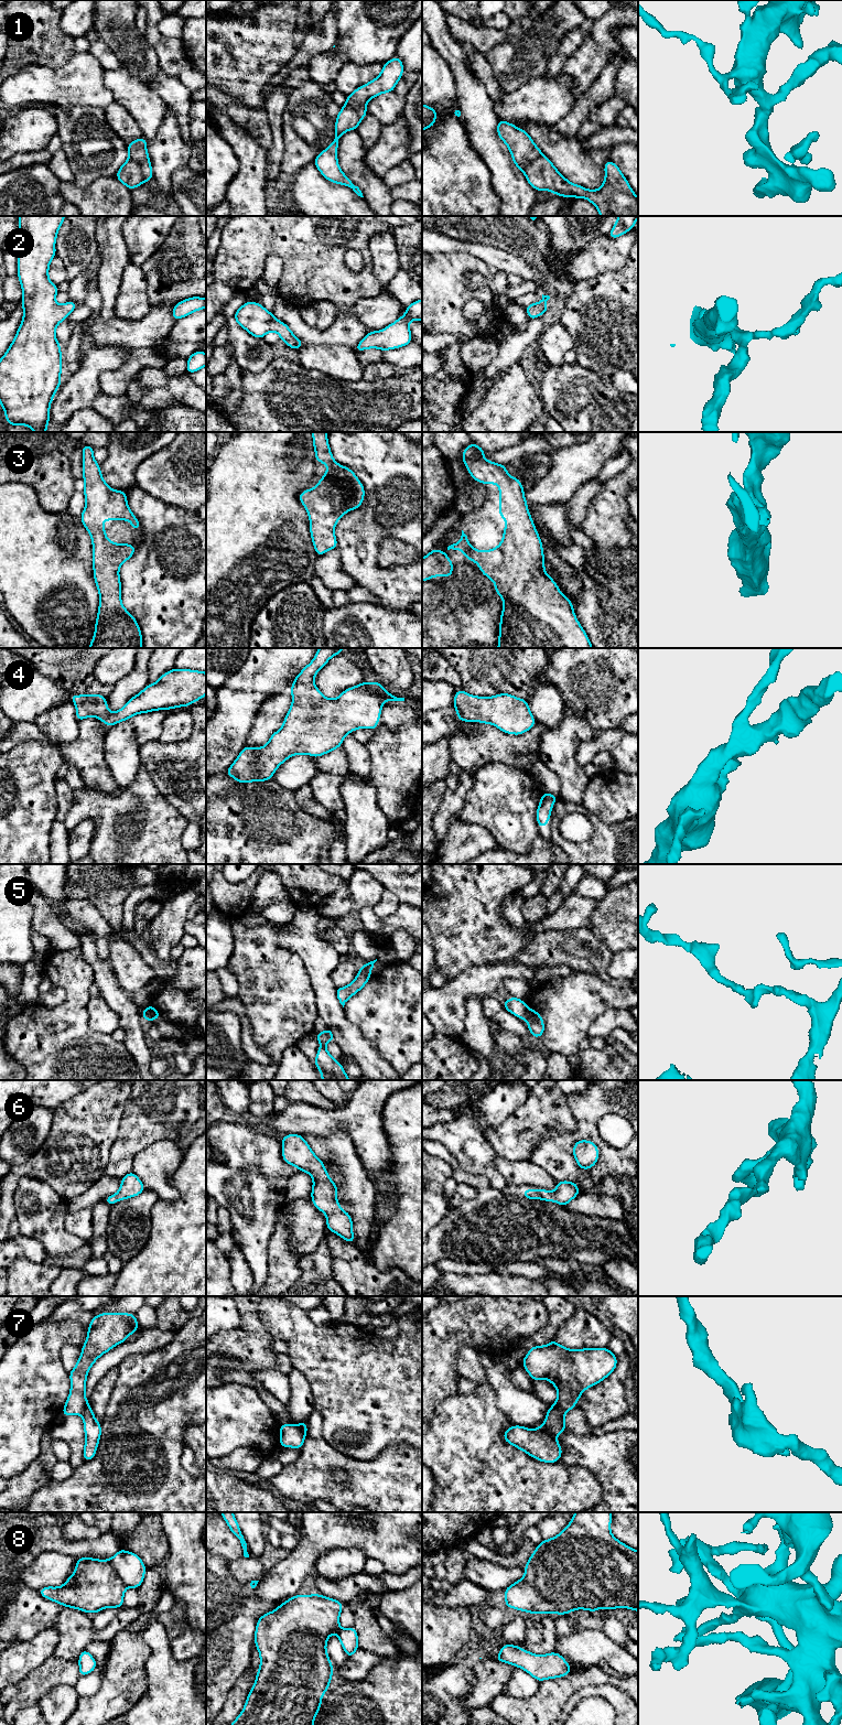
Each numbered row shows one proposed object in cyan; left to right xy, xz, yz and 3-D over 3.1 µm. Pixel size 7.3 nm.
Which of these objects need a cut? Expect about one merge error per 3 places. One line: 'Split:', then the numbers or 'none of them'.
Split: 1, 5, 7

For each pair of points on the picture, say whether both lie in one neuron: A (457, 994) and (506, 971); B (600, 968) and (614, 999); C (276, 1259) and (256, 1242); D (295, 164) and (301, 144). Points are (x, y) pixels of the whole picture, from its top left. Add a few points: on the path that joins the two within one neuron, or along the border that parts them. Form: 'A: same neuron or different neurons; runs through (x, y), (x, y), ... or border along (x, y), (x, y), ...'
A: same neuron; runs through (470, 983), (483, 980), (494, 973)
B: different neurons; border along (581, 971), (595, 973), (616, 985), (626, 985)
C: different neurons; border along (274, 1227), (268, 1244), (268, 1275), (266, 1278)
D: same neuron; runs through (295, 160), (295, 152), (299, 149)

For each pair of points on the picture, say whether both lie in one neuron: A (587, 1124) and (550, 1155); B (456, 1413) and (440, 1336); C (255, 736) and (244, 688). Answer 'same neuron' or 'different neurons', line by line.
A: same neuron
B: different neurons
C: different neurons

